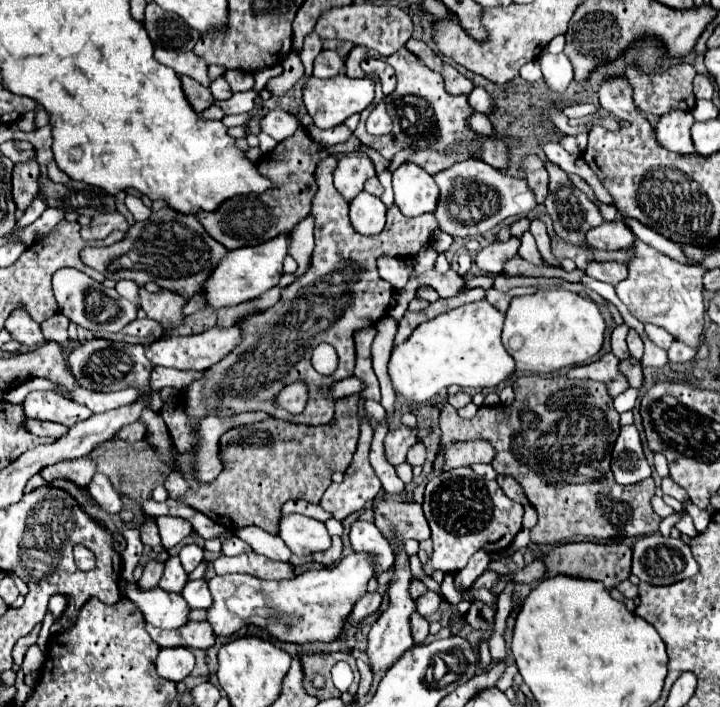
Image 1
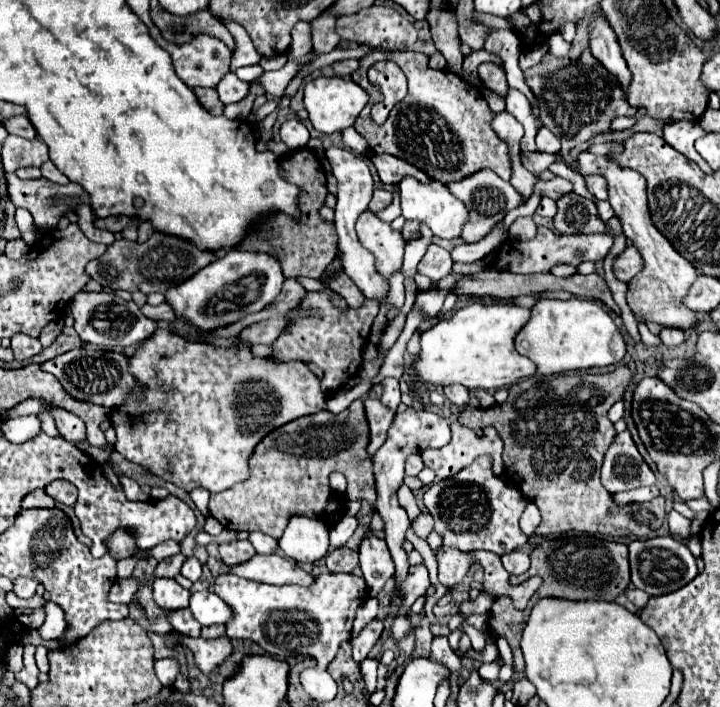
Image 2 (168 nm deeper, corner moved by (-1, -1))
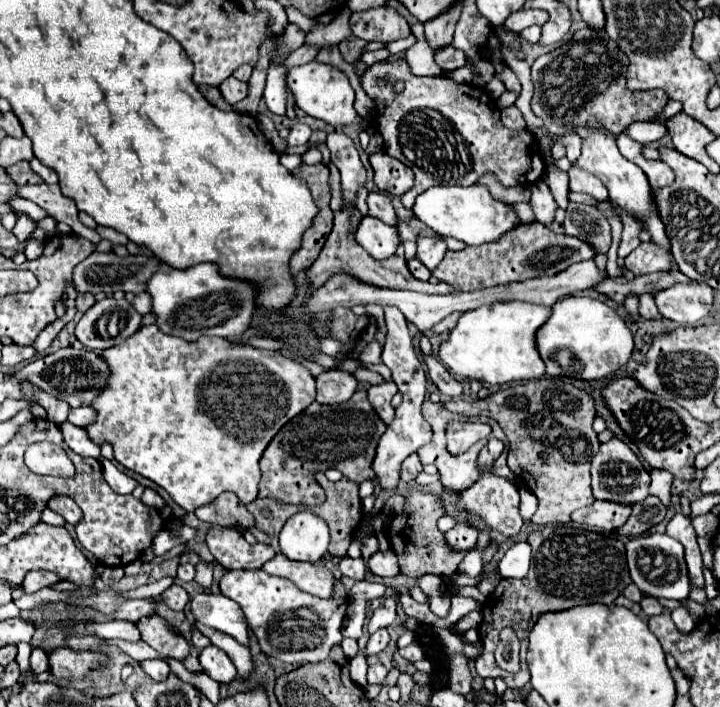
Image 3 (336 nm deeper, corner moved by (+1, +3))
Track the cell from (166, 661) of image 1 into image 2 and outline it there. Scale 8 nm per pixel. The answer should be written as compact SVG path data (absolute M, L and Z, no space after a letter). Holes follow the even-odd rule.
M160 659L154 663L154 669L164 687L172 687L176 675L180 673L180 665L174 659Z

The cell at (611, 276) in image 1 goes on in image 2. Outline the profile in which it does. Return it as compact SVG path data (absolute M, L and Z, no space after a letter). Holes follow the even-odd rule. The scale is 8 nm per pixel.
M628 247L614 261L614 273L624 283L628 283L632 277L636 277L642 269L644 269L644 261L642 261L642 255L640 255L640 251L636 247Z

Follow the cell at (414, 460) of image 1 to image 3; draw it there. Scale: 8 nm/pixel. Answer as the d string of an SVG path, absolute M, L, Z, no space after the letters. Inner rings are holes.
M416 453L408 455L408 457L404 459L404 463L402 463L402 471L400 471L402 481L404 481L404 483L412 483L414 477L416 477L420 471L422 471L422 463L420 463L418 455L416 455Z

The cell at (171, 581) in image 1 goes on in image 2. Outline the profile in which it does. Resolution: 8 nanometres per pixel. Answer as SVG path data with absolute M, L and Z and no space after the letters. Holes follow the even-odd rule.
M156 579L154 581L154 603L162 611L178 611L188 607L190 591L182 589L174 579Z

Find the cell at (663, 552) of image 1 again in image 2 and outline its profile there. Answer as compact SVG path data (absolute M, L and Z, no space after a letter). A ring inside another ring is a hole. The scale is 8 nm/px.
M632 541L630 545L630 573L632 583L636 589L646 591L650 597L666 595L678 591L680 587L688 585L696 575L696 559L688 551L686 545L678 541Z

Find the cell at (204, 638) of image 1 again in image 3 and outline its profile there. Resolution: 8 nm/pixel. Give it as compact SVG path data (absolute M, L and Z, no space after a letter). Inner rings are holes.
M208 645L200 651L200 665L204 673L218 683L230 683L236 677L236 667L232 667L228 655L214 645Z

